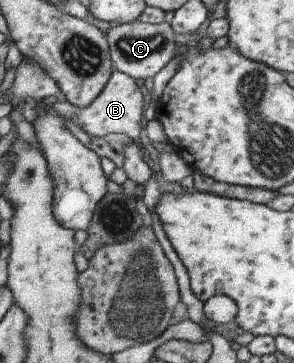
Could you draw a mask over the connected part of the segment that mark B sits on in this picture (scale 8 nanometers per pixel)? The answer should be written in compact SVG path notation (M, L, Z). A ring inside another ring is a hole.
M114 69L103 90L89 106L78 108L65 101L53 104L51 110L65 114L63 118L69 118L75 126L79 126L85 134L93 138L103 138L110 133L122 133L137 142L143 116L143 92L143 89L137 88L135 80Z

